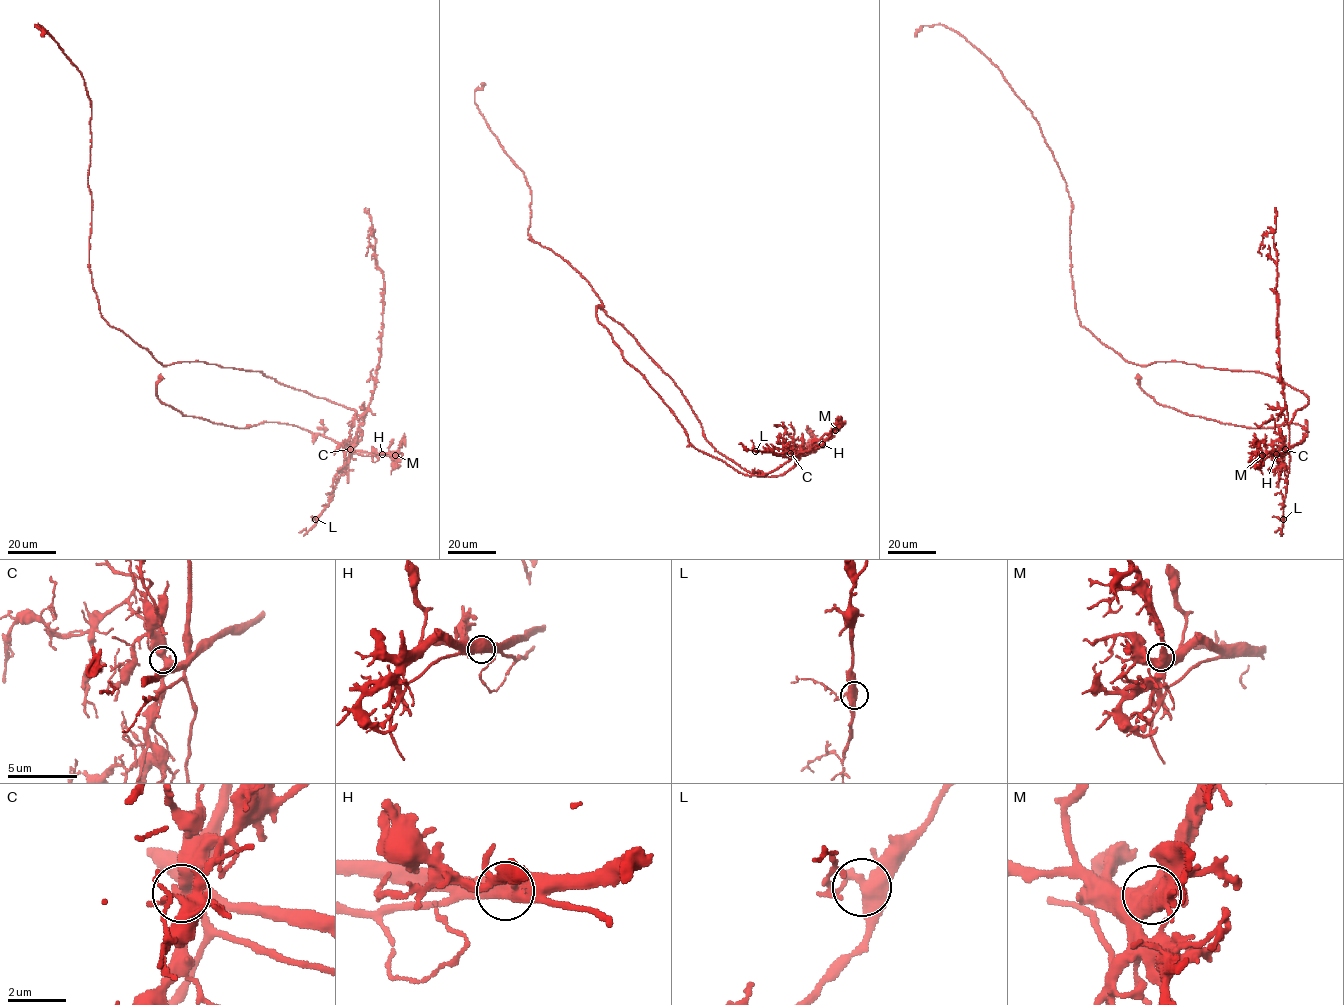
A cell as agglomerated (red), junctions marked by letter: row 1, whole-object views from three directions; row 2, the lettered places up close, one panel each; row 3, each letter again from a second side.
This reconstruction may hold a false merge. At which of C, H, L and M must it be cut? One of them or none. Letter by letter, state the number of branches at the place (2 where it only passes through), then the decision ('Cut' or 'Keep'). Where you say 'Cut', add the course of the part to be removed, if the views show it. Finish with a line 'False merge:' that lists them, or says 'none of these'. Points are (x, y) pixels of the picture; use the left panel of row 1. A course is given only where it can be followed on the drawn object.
C: Branches: 3. Keep
H: Branches: 2. Cut. Course of the part to remove: (382, 454), (360, 452), (295, 425), (263, 422), (240, 428), (183, 415), (164, 404), (156, 396), (160, 374)
L: Branches: 3. Keep
M: Branches: 3. Keep
False merge: H

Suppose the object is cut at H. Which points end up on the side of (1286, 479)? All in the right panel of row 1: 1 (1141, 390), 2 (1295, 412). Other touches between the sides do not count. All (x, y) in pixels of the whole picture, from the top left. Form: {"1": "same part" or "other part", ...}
{"1": "other part", "2": "same part"}

